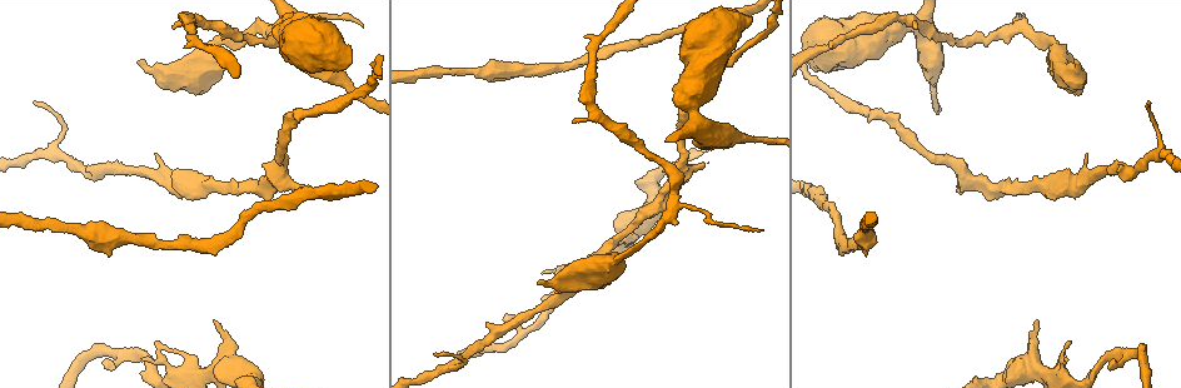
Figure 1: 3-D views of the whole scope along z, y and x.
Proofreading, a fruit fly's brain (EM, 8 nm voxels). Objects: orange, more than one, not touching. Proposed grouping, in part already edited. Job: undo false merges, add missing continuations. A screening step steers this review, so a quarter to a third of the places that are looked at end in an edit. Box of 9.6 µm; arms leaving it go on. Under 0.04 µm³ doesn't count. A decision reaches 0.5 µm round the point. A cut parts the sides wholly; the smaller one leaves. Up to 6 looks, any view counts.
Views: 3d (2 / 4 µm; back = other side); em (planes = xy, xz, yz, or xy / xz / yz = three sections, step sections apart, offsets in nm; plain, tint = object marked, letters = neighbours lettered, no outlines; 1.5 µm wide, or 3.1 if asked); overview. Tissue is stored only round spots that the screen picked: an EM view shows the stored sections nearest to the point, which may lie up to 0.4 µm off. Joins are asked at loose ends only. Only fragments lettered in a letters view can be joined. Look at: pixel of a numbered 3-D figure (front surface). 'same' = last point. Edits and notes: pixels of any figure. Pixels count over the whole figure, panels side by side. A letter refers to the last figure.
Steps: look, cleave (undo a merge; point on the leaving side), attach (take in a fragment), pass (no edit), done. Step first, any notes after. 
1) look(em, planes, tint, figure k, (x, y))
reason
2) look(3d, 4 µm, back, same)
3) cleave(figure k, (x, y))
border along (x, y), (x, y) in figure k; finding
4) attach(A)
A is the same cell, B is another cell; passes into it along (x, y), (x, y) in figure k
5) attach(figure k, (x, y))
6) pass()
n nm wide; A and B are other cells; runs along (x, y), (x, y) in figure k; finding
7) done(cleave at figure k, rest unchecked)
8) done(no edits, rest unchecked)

look(em, planes, plain, figure 1, (507, 313))
free end

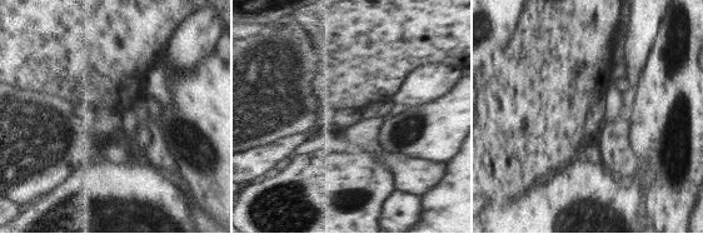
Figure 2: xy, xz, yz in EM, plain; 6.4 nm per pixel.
look(em, planes, letters, same)

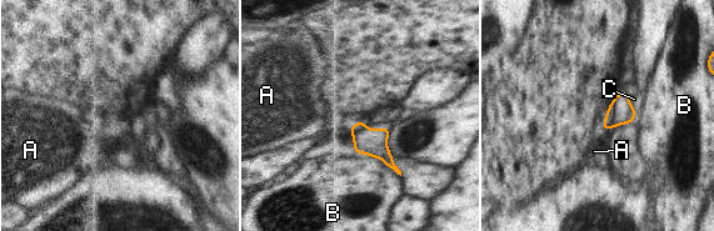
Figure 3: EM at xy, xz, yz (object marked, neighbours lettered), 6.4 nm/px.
pass()
170 nm wide; A, B and C are other cells; border along (353, 124), (349, 130) in figure 3; no lettered fragment goes on from it

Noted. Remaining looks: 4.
look(3d, 2 µm, figure 1, (547, 283))
thick end

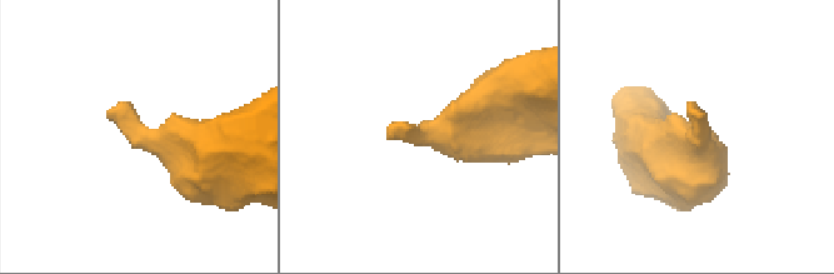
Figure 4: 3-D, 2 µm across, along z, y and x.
look(em, planes, letters, figure 4, (691, 104))
need the tissue

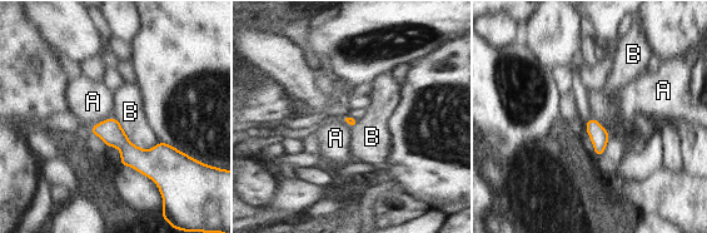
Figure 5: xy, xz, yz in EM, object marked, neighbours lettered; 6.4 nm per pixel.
pass()
A and B are other cells; border along (113, 117), (100, 120), (90, 128) in figure 5; no lettered fragment goes on from it

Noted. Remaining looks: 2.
done(no edits, rest unchecked)

